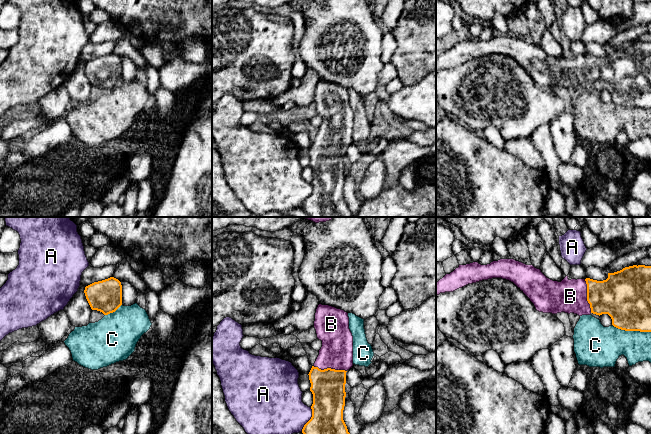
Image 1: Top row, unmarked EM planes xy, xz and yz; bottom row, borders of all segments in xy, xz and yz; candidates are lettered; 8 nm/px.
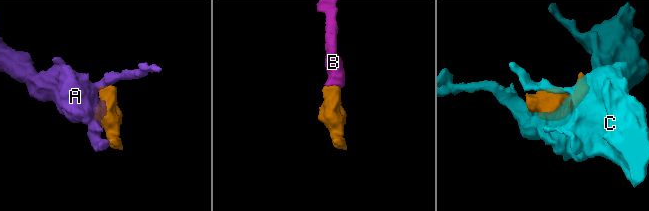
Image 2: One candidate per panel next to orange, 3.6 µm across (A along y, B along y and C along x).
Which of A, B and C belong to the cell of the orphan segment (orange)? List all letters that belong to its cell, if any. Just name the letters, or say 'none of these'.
B

